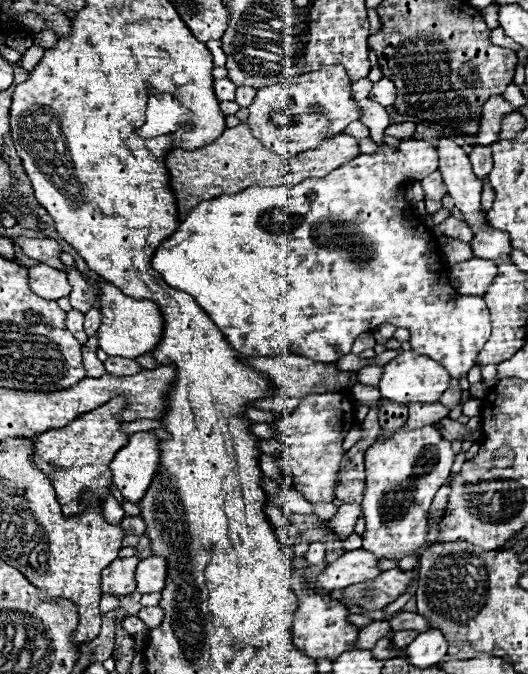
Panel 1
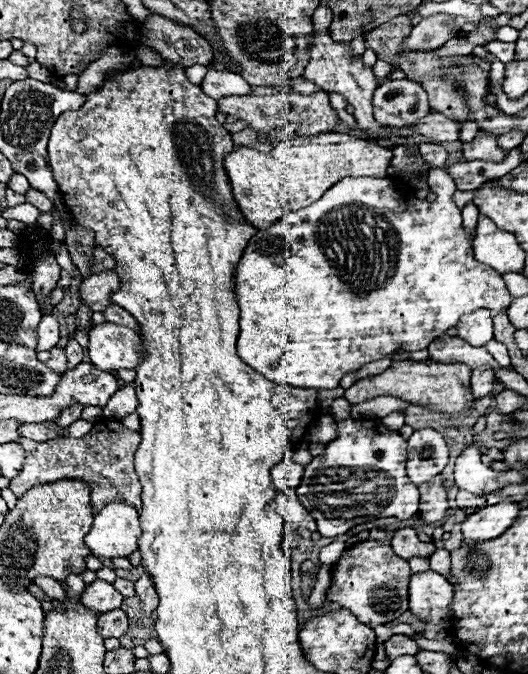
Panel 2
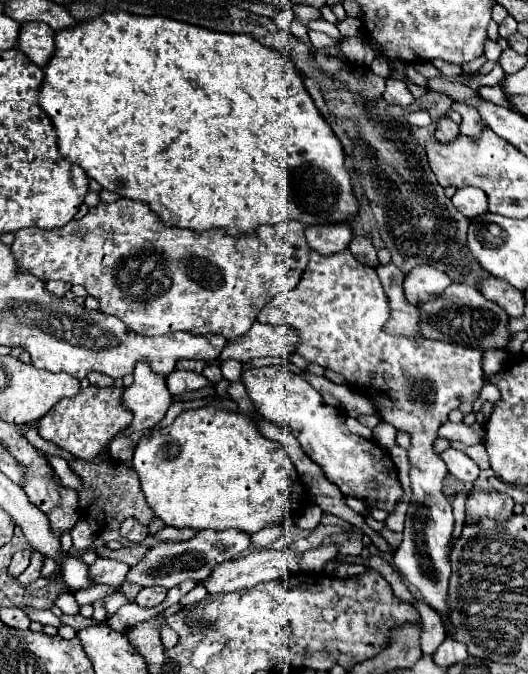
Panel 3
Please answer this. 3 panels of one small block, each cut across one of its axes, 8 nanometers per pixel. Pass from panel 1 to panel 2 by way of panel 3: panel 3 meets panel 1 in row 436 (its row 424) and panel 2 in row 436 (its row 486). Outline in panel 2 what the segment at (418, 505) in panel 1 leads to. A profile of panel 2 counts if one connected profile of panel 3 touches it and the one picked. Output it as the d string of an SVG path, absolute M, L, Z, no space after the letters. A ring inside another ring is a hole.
M420 428L408 440L406 470L414 484L424 484L444 470L448 464L448 446L434 428Z

